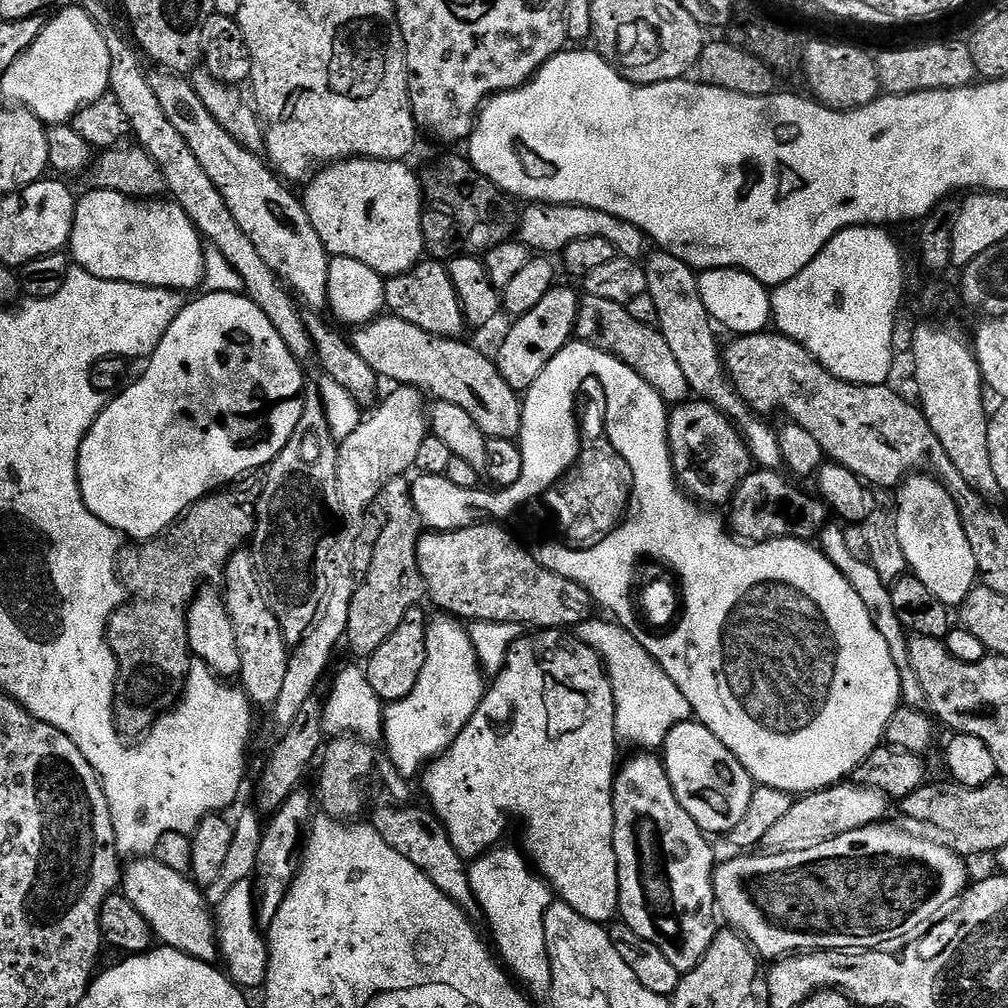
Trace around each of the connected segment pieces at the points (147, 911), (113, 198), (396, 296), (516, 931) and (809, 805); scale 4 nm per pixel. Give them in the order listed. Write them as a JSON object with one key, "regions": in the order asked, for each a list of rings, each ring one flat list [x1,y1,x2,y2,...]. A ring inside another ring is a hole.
{"regions":[[[136,858,122,872,122,894,150,922,152,935,163,947,184,952,207,964,216,964,220,946,216,943,216,922,205,893,195,880,162,866,154,858]],[[105,188,88,190,76,202,70,256,79,267,85,268,103,280,117,280,123,284,141,284,147,288,170,288,173,292,187,293,187,288,196,288,206,276,206,249,190,218,168,198,134,200]],[[424,258,410,271,387,277,384,281,384,306,391,315,418,326,418,330,426,330,435,336,453,338,465,335,464,311,458,302,454,282,450,282,447,267,439,260]],[[504,847,492,848,471,861,468,877,476,899,476,908,484,914,484,918,492,930,496,942,494,948,503,967,519,981,523,991,533,1001,548,1002,552,998,552,963,546,942,546,910,550,910,550,906,554,903,554,893,551,884,534,871,527,855,519,847,516,847,517,849]],[[841,782,833,788,824,788,821,792,810,792,793,799,790,811,778,821,777,825,766,834,763,842,765,849,774,852,793,852,794,850,810,850,810,846,822,846,822,842,830,842,842,834,850,834,850,830,862,830,871,824,879,824,888,812,890,797,873,788,867,788,855,782]]]}

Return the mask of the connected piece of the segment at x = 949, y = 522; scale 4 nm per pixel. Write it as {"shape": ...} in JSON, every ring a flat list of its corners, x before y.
{"shape":[[913,474,899,485,894,507,896,525,898,526,898,542,902,542,902,554,906,554,911,575,916,576,938,598,938,602,949,606,959,606,964,603,972,589,978,584,978,569,974,550,970,550,970,542,966,538,964,523,960,517,960,507,956,499,944,489,944,485,933,476]]}

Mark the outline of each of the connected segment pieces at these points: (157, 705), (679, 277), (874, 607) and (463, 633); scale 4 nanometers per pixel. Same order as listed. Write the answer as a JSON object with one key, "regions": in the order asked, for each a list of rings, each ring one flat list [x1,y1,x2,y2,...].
{"regions":[[[224,494,202,497,197,504,190,505,171,528,153,540,132,542,121,547,116,559,116,574,128,597,126,603,110,618,107,641,116,655,120,671,114,689,112,713,116,715,116,728,125,738,143,737,156,723,156,719,169,711,183,696,190,663,188,607,202,586,223,577,224,567,232,555,241,551,254,535,253,513,236,501,235,495,220,495]],[[663,250,649,251,646,259,643,261,644,273,646,274,646,286,648,287,647,296,654,298,654,307,658,310,658,327,660,333,666,338,674,358,678,361,678,367,682,369,682,374,686,374,686,382,689,389,699,399,709,400,722,414,726,414,735,424,740,436,746,442,746,446,752,455,753,465,760,470,780,470,784,468,784,459,782,458,782,446,777,429,771,428,767,424,763,415,752,411,752,408,738,394,738,390,732,385,724,366,724,357,722,355,722,344,716,341,717,329,714,327,714,321,709,316,704,305,704,293,700,291,700,282,697,269,692,268,682,258,674,258,674,254]],[[824,530,819,533,818,547,820,551,830,562,834,562,834,566,838,566,838,570,850,582,850,586,854,586,858,598,862,598,862,606,866,606,866,611,870,613,870,622,874,622,878,634,882,634,882,638,886,638,886,646,890,646,890,658,894,658,894,666,898,666,900,695,903,703,910,708,924,708,926,699,922,682,918,680,918,674,914,672,914,666,910,664,910,646,908,645,910,633,902,626,902,622,898,618,898,610,894,610,891,587,886,582,882,582,882,578,878,578,878,570,874,570,871,564,861,562,859,558,850,555,850,549,846,547,846,538,843,534,839,531,828,531]],[[447,614,433,615,428,621,426,666,422,666,422,674,418,674,418,683,406,698,391,701,384,710,387,759,401,776,419,777,436,757,447,752,458,734,462,734,484,697,484,675,486,672,472,645,469,629]]]}

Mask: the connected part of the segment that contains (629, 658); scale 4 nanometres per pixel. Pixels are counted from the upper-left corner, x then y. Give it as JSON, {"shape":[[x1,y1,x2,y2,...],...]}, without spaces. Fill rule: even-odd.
{"shape":[[593,618,574,630,575,639,593,648,608,671,614,690,614,726,617,741,633,744,636,750,663,749,666,738,675,728,687,725,693,719,686,694,674,686,670,674,646,649,640,645,635,632,623,628,611,619],[609,620,609,621,608,621]]}

